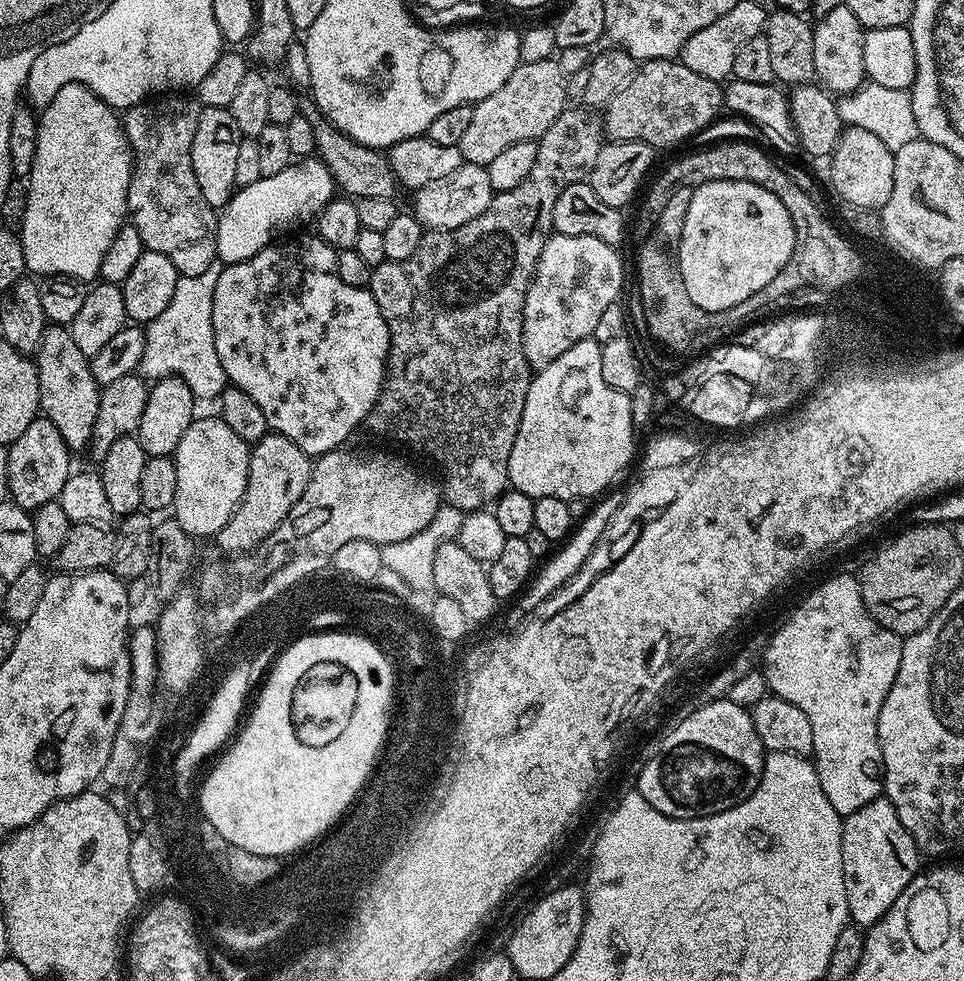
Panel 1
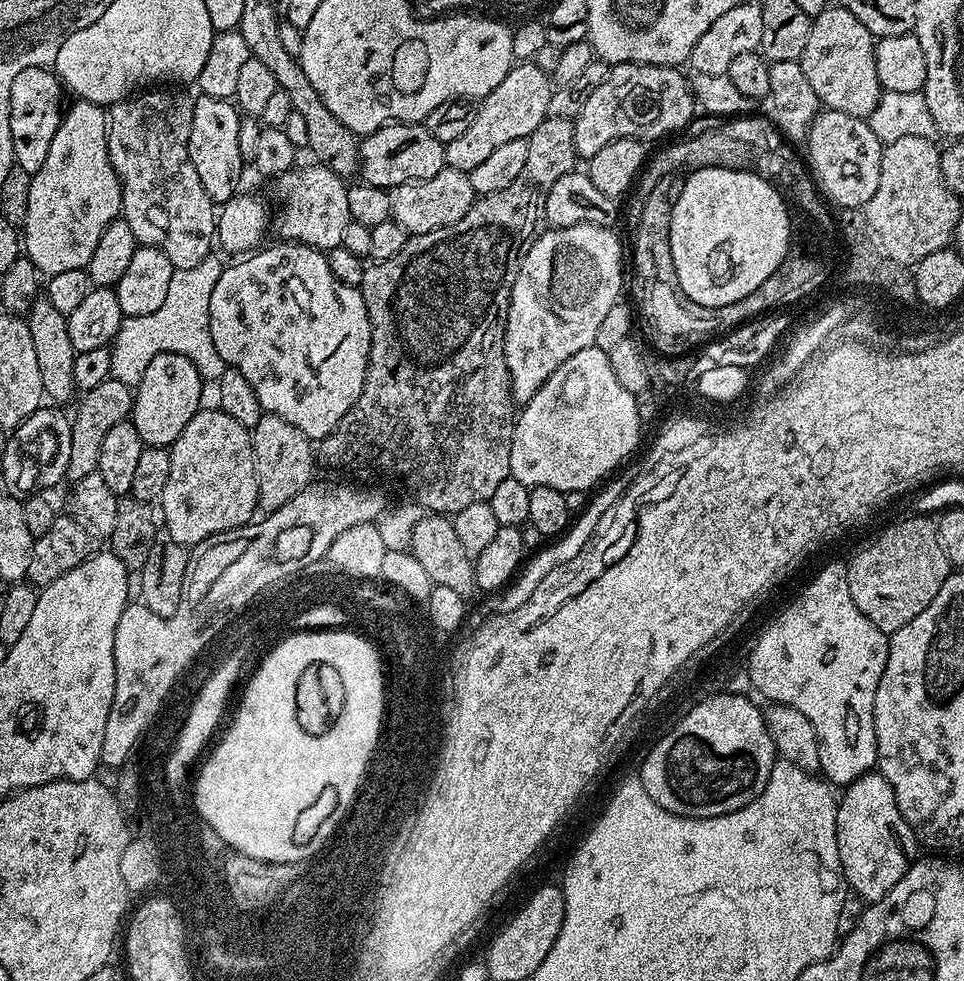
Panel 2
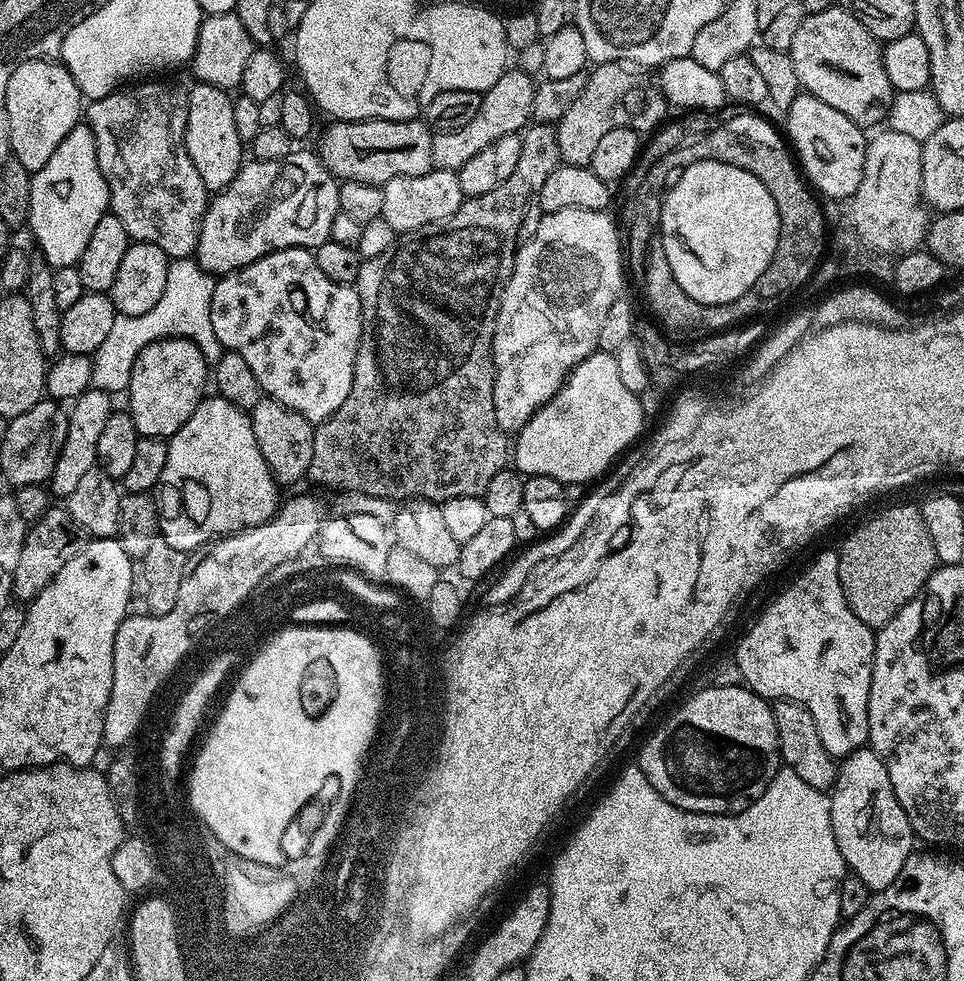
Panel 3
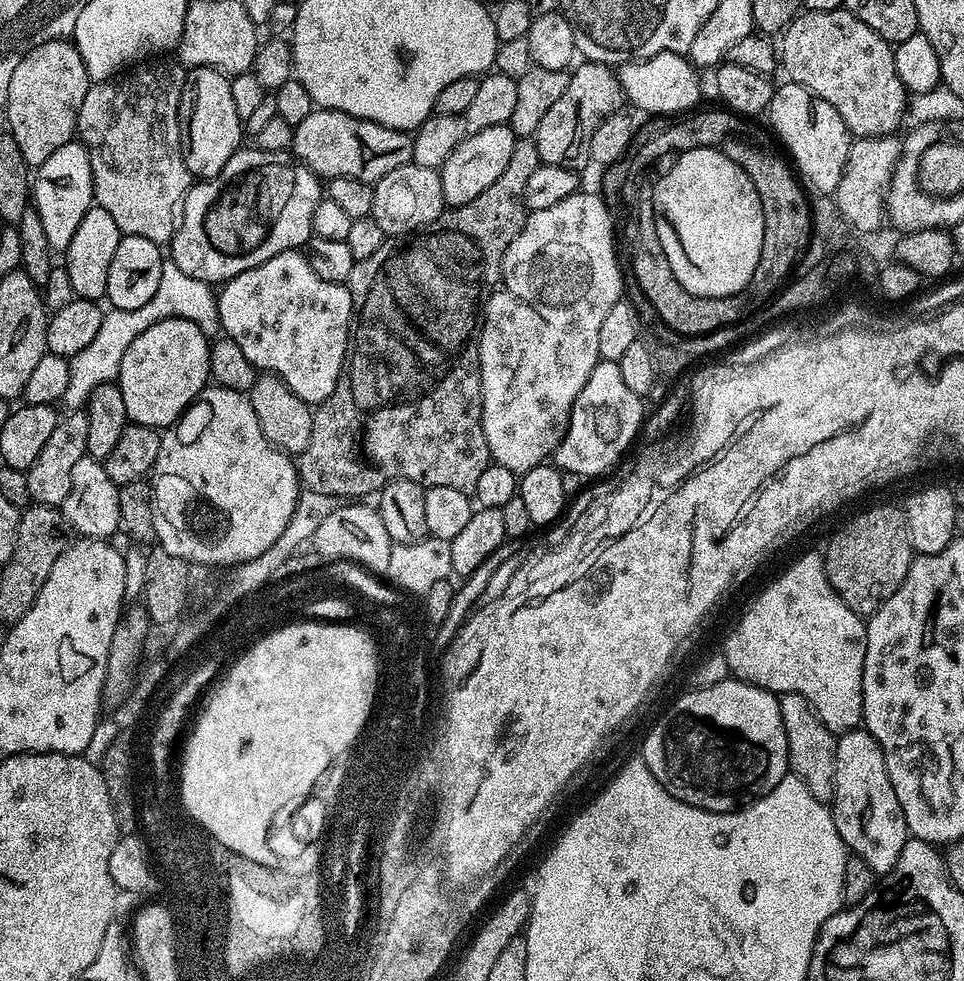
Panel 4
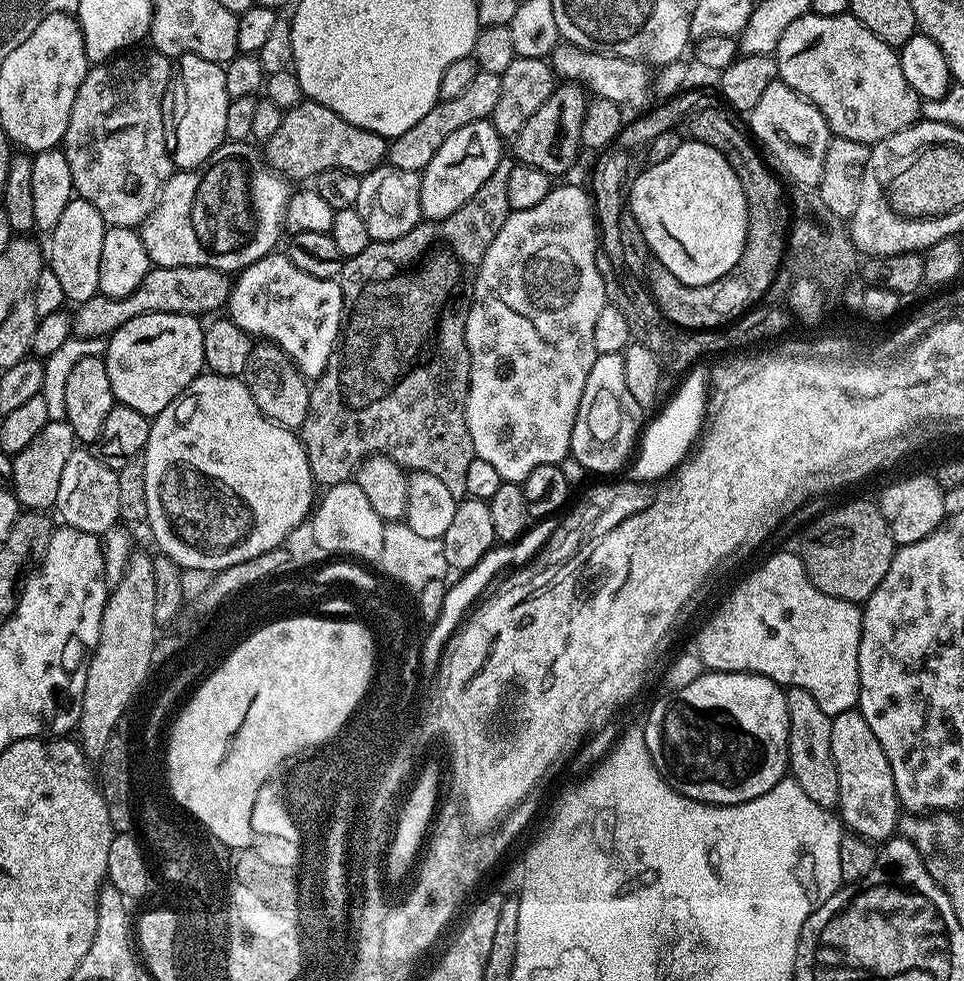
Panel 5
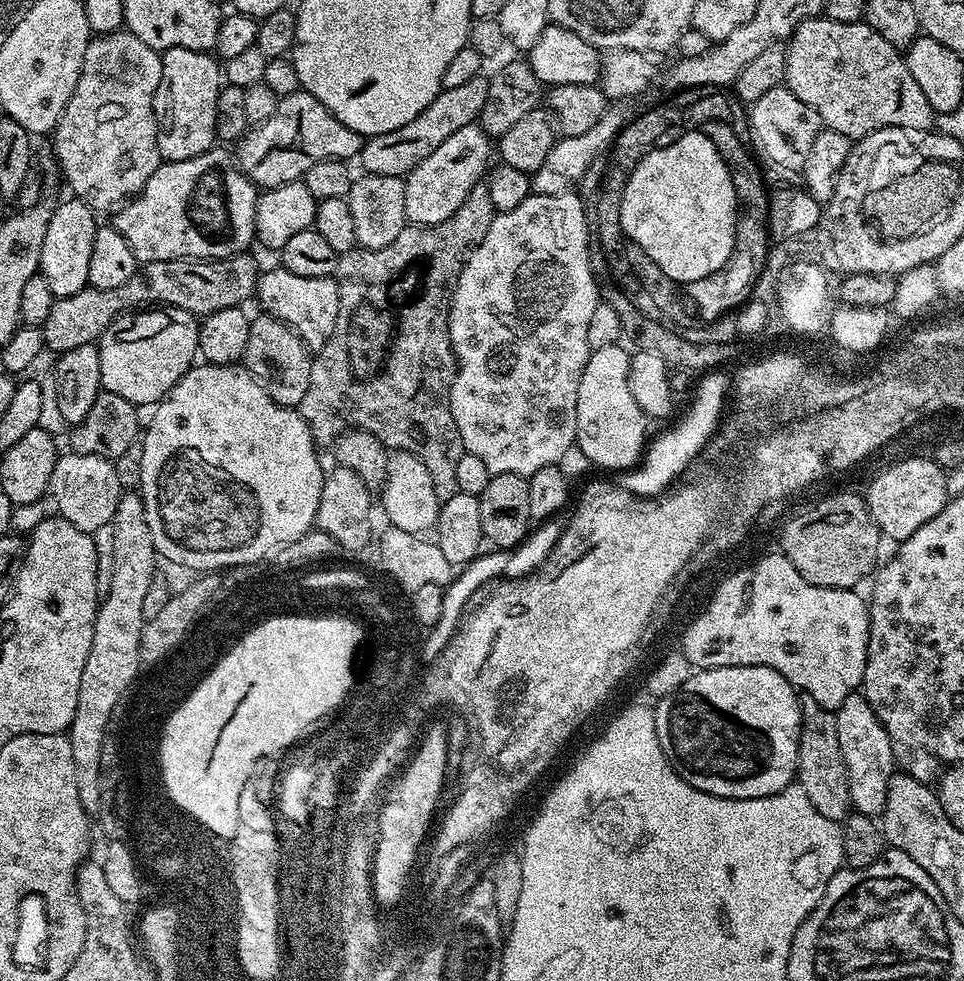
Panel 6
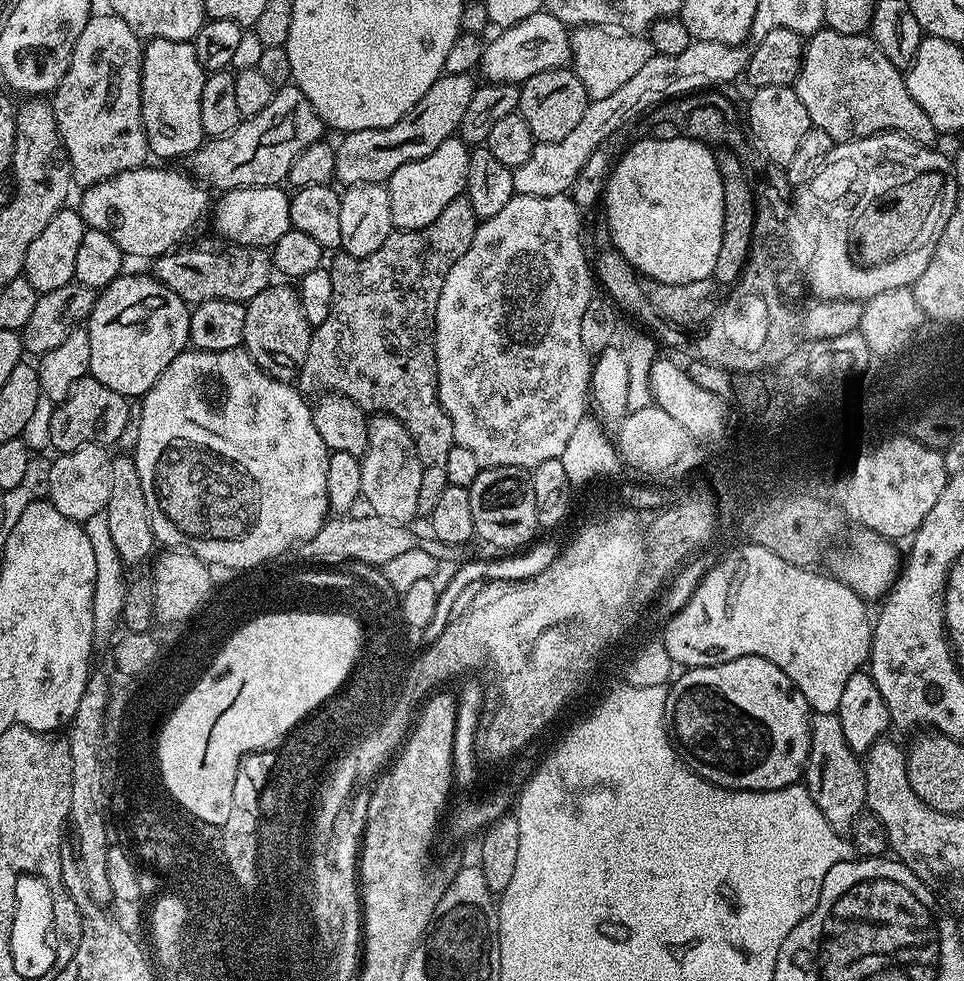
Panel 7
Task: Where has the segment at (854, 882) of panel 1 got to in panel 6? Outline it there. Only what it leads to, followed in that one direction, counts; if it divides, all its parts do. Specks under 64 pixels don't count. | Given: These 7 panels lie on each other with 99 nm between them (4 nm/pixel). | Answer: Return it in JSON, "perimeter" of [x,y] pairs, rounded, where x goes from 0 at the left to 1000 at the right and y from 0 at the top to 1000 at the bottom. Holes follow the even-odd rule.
{"perimeter":[[[891,704],[882,706],[873,716],[873,720],[866,723],[866,728],[869,765],[873,765],[873,777],[878,781],[883,823],[894,831],[912,833],[919,818],[921,794],[927,789],[923,752],[915,736],[907,728],[902,716]]]}

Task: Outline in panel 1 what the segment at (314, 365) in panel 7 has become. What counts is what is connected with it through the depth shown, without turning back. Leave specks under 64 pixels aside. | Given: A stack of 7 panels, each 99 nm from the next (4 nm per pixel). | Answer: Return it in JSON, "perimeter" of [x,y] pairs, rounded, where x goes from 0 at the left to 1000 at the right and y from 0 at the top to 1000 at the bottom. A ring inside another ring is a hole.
{"perimeter":[[[586,109],[585,114],[579,116],[579,120],[575,120],[571,133],[566,133],[566,137],[560,139],[556,149],[556,164],[554,170],[550,172],[550,177],[546,177],[546,181],[541,181],[541,186],[537,186],[533,194],[513,197],[508,210],[504,210],[504,214],[496,218],[496,222],[488,222],[488,226],[474,232],[441,235],[437,249],[429,259],[425,260],[425,263],[417,266],[399,265],[402,273],[397,273],[395,269],[389,270],[394,277],[388,272],[385,274],[385,278],[390,280],[390,298],[386,303],[388,308],[394,306],[392,316],[396,316],[396,324],[402,333],[402,365],[398,394],[394,397],[394,404],[390,407],[386,421],[381,426],[381,435],[386,435],[390,440],[419,440],[421,448],[428,449],[456,476],[457,486],[455,485],[455,488],[459,490],[460,509],[478,520],[487,522],[501,519],[513,512],[528,496],[529,459],[533,459],[533,446],[537,442],[537,434],[541,430],[541,418],[546,414],[548,390],[554,382],[544,360],[544,309],[548,291],[552,288],[552,280],[556,277],[556,269],[560,265],[564,248],[574,235],[573,219],[575,218],[575,206],[579,206],[579,198],[583,198],[587,190],[603,187],[620,162],[620,153],[624,146],[624,122],[617,113],[611,113],[609,114],[606,110]]]}

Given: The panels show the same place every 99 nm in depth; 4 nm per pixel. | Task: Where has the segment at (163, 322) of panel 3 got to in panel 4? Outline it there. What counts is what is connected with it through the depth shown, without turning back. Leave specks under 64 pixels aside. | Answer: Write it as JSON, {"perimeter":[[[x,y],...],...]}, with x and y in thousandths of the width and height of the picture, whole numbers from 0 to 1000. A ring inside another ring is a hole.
{"perimeter":[[[172,267],[168,271],[168,287],[164,300],[160,300],[160,304],[156,304],[156,308],[151,308],[151,312],[143,312],[143,316],[116,314],[109,317],[106,332],[102,332],[102,340],[98,340],[98,345],[93,345],[91,352],[85,357],[81,357],[81,361],[73,364],[71,367],[72,389],[64,407],[64,412],[68,414],[67,417],[86,417],[93,402],[101,393],[109,388],[119,388],[124,382],[127,361],[131,359],[131,353],[135,353],[135,349],[143,340],[147,340],[147,336],[160,332],[160,328],[168,328],[177,322],[193,324],[204,330],[213,343],[223,344],[228,328],[224,315],[224,304],[225,299],[222,297],[221,291],[210,287],[205,283],[197,283],[193,279],[189,279],[189,275],[185,275],[185,271]]]}

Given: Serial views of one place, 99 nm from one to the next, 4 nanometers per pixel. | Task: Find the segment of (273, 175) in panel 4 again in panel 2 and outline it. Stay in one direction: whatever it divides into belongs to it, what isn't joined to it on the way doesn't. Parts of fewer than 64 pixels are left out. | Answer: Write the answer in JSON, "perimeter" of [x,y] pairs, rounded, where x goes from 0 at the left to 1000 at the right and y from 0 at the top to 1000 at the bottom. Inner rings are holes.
{"perimeter":[[[331,165],[316,171],[305,169],[285,185],[290,213],[285,213],[284,224],[290,227],[289,244],[295,247],[320,249],[323,253],[341,255],[356,250],[359,230],[365,227],[362,189],[354,180]]]}

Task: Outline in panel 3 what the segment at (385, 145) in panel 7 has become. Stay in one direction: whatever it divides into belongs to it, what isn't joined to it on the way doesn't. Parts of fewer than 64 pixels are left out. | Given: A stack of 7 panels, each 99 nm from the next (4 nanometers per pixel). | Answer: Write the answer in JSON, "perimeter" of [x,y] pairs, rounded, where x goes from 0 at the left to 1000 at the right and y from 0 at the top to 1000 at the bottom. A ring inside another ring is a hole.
{"perimeter":[[[524,71],[521,76],[507,86],[505,94],[500,97],[500,108],[496,108],[496,116],[483,124],[478,130],[467,130],[456,133],[448,141],[448,166],[452,171],[461,171],[465,175],[473,175],[496,153],[504,153],[508,145],[517,145],[517,141],[534,139],[540,133],[548,129],[553,121],[553,110],[555,108],[555,96],[557,83],[544,72]]]}

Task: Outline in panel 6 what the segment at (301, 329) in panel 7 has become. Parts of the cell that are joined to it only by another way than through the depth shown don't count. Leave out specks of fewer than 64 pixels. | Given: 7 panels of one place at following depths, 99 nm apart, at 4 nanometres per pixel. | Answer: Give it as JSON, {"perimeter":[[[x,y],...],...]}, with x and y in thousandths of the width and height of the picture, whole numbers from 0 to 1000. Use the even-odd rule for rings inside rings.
{"perimeter":[[[277,320],[262,321],[259,326],[259,345],[255,345],[255,357],[251,368],[267,389],[273,393],[294,416],[307,416],[313,410],[322,393],[322,356],[300,330]]]}

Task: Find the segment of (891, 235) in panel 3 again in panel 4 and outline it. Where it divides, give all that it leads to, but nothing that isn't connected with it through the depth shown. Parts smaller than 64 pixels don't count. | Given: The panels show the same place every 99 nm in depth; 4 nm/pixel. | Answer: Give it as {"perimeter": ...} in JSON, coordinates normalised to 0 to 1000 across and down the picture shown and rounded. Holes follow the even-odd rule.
{"perimeter":[[[928,138],[893,139],[885,142],[878,169],[865,197],[869,214],[884,230],[904,233],[909,230],[909,225],[918,227],[921,188],[925,185],[925,174],[929,172],[936,150],[935,144],[929,142]]]}

